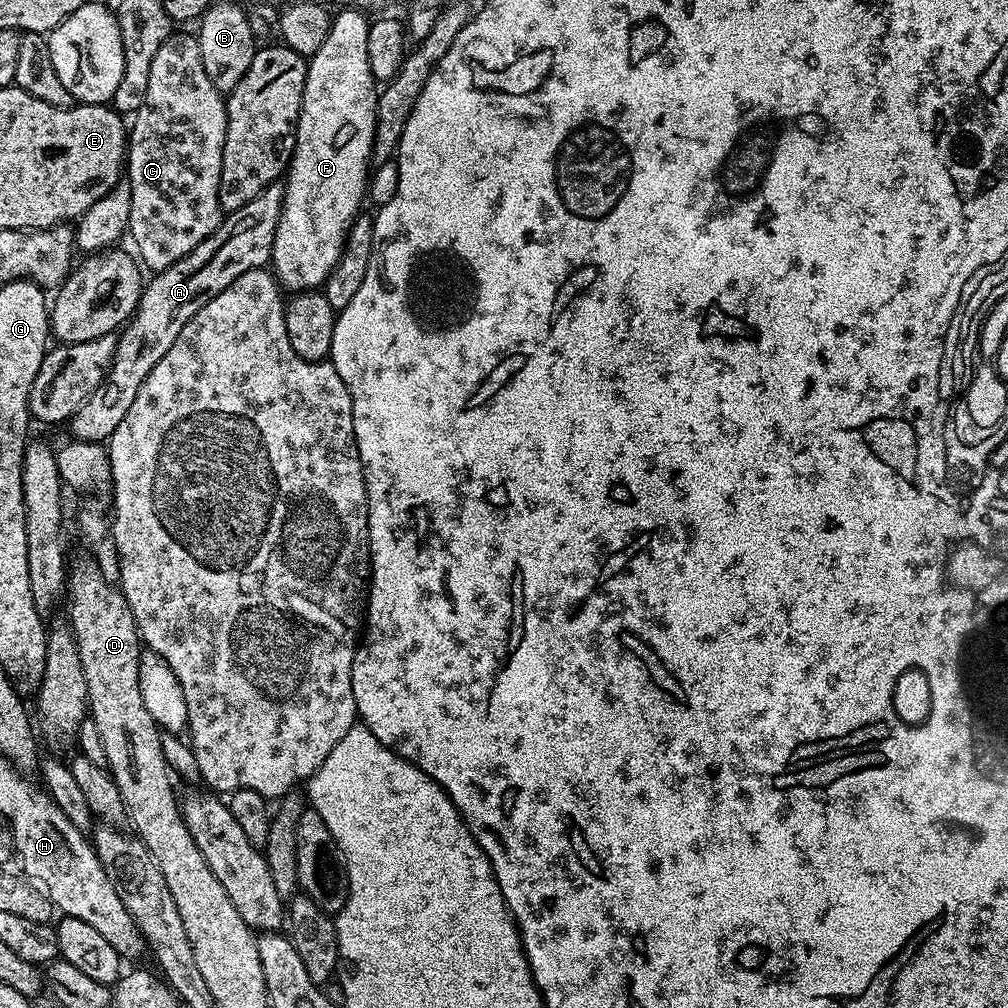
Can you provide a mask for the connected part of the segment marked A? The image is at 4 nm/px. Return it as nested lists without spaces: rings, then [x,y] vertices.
[[[283,183],[271,184],[261,196],[246,202],[246,206],[237,212],[227,213],[221,219],[218,230],[194,246],[186,258],[155,273],[152,280],[145,283],[136,312],[119,333],[107,378],[72,415],[70,427],[75,439],[90,443],[107,442],[114,430],[118,430],[122,418],[126,418],[126,410],[130,410],[142,382],[146,382],[146,374],[150,374],[150,370],[162,362],[166,350],[170,350],[178,334],[182,334],[182,326],[186,326],[186,322],[190,322],[190,318],[194,318],[194,314],[198,314],[198,310],[202,310],[210,298],[222,294],[222,290],[226,290],[234,278],[255,268],[265,267],[271,261],[274,234],[278,230],[283,205]]]

